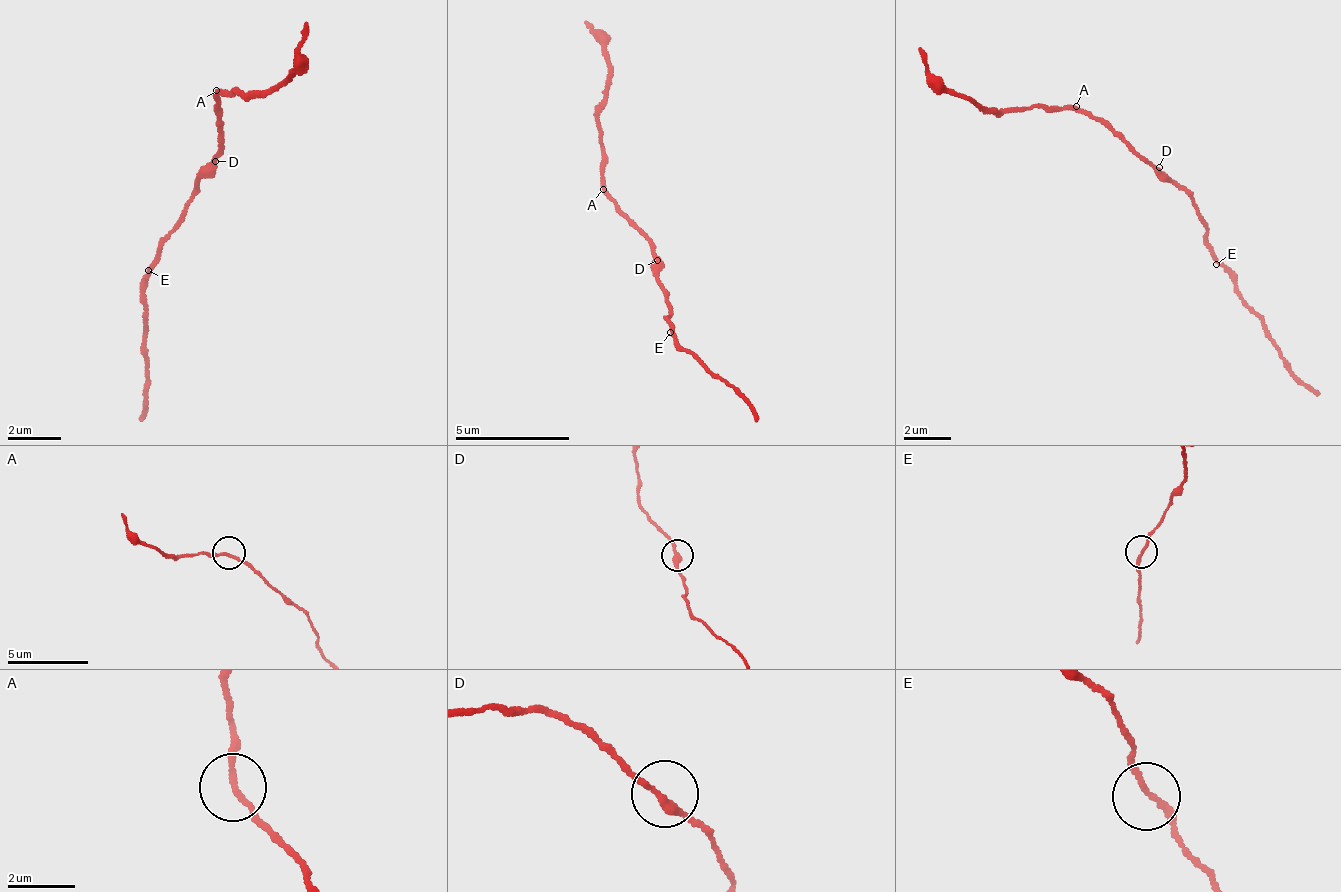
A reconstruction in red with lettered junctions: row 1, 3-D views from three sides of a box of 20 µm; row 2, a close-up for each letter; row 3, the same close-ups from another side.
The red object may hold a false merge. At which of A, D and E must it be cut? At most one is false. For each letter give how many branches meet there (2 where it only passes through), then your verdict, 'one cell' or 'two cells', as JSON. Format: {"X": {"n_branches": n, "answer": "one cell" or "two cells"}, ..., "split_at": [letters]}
{"A": {"n_branches": 2, "answer": "two cells"}, "D": {"n_branches": 2, "answer": "one cell"}, "E": {"n_branches": 2, "answer": "one cell"}, "split_at": ["A"]}

